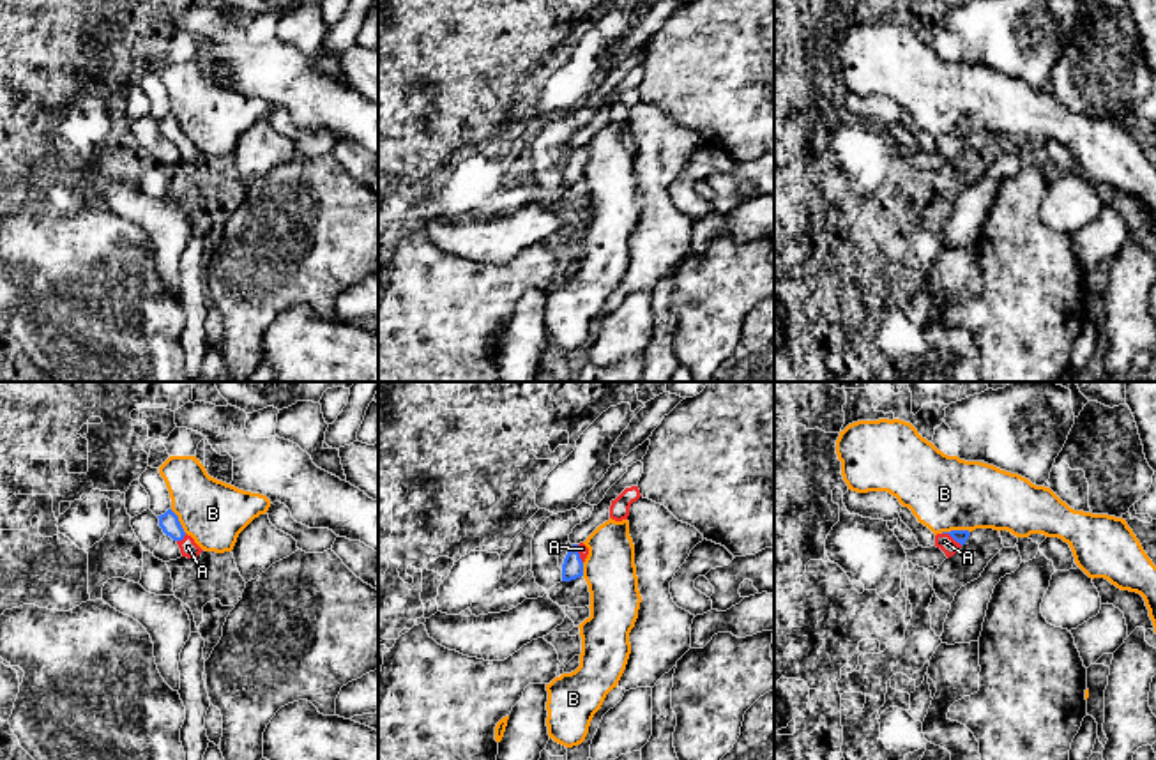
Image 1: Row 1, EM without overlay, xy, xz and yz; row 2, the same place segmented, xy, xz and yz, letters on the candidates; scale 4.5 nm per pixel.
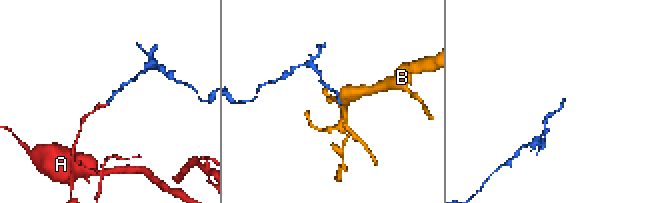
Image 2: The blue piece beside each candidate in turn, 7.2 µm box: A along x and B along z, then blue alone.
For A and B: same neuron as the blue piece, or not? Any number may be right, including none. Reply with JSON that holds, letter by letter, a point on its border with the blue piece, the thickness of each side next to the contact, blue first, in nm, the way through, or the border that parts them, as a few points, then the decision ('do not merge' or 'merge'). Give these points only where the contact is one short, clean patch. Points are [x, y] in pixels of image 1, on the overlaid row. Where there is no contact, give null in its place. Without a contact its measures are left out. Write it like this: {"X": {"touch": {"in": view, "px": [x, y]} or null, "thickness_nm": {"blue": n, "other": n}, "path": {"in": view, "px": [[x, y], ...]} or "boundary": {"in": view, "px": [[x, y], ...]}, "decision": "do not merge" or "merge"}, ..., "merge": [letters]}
{"A": {"touch": {"in": "yz", "px": [953, 538]}, "thickness_nm": {"blue": 60, "other": 80}, "path": {"in": "yz", "px": [[960, 536], [953, 538], [944, 541]]}, "decision": "merge"}, "B": {"touch": {"in": "yz", "px": [955, 531]}, "thickness_nm": {"blue": 60, "other": 340}, "boundary": {"in": "yz", "px": [[969, 531], [941, 532]]}, "decision": "do not merge"}, "merge": ["A"]}

